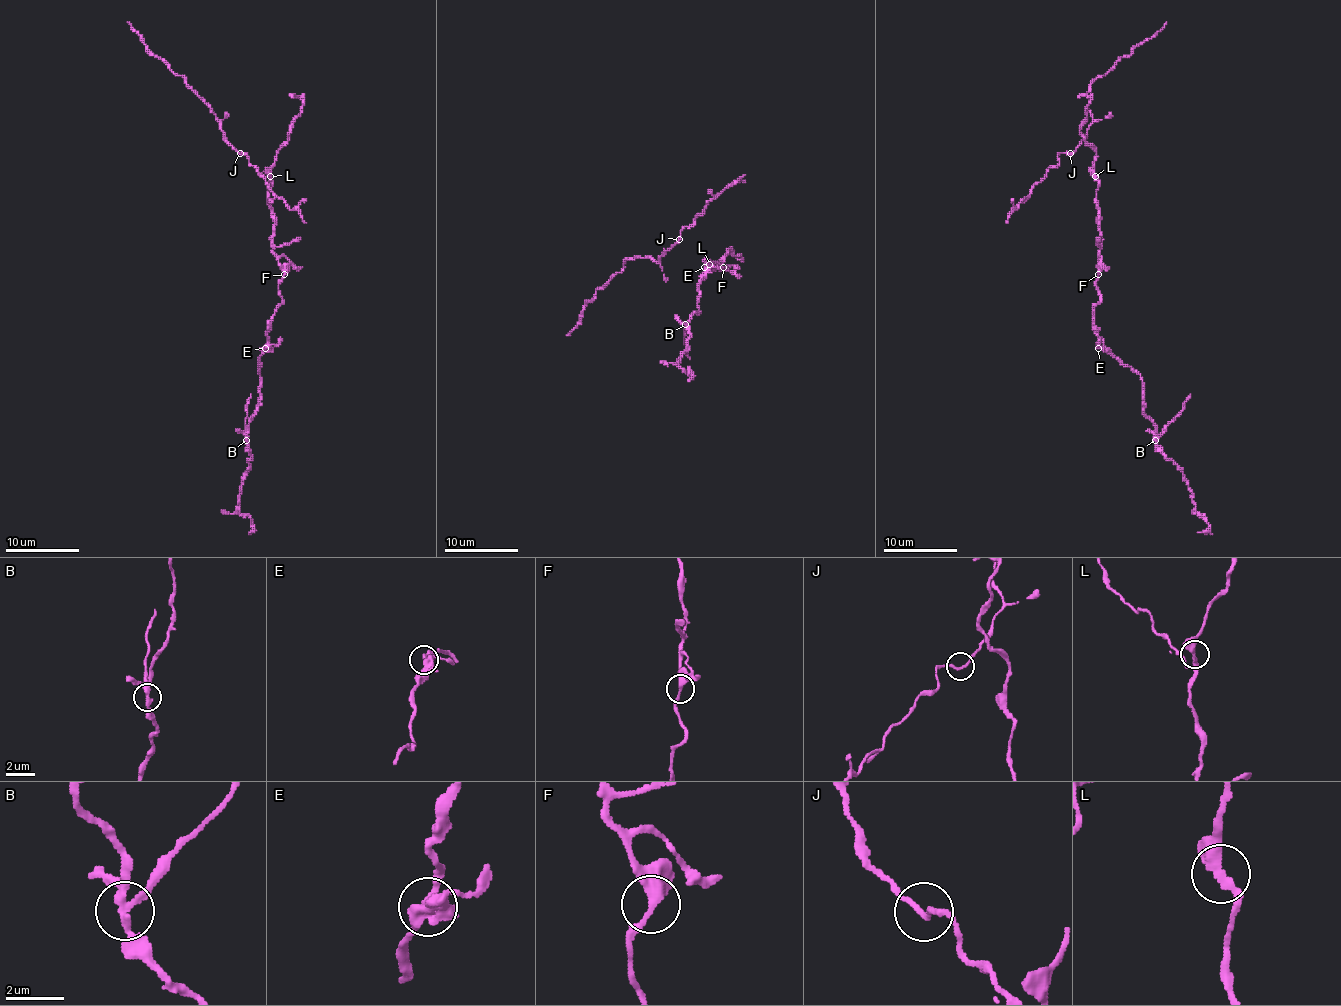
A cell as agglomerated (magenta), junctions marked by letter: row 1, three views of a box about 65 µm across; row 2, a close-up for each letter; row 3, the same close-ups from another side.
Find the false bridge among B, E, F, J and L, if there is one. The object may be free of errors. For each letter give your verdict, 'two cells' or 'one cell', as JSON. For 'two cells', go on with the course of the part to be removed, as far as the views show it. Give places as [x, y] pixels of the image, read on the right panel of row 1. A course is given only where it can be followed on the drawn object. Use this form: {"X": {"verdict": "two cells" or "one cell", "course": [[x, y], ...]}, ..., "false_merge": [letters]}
{"B": {"verdict": "two cells", "course": [[1155, 440], [1183, 409], [1190, 394]]}, "E": {"verdict": "one cell"}, "F": {"verdict": "one cell"}, "J": {"verdict": "one cell"}, "L": {"verdict": "one cell"}, "false_merge": ["B"]}

